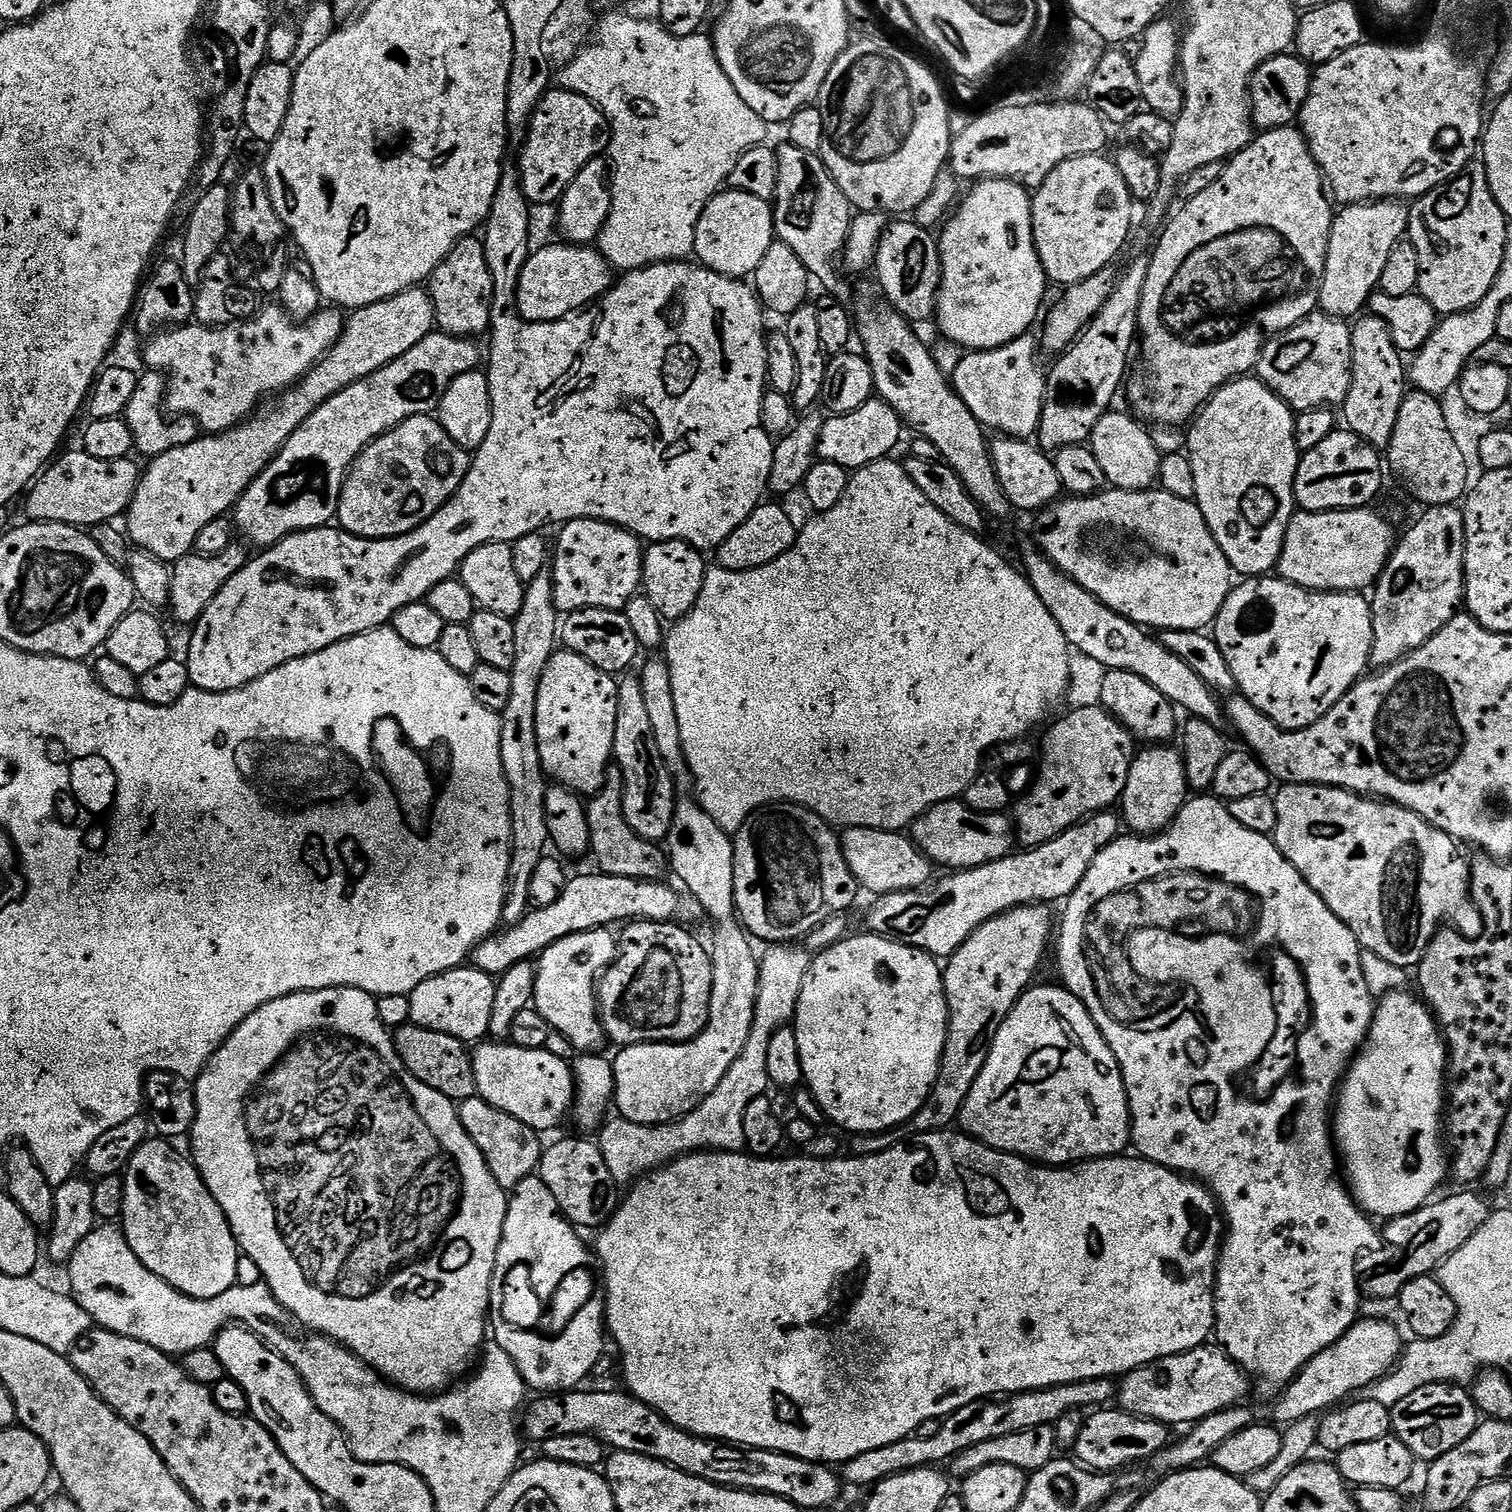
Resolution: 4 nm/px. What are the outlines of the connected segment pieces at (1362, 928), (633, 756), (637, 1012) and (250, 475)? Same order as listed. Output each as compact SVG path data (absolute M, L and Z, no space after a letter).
M1285 784L1279 789L1280 793L1275 793L1274 799L1278 806L1278 826L1274 833L1274 839L1278 850L1306 878L1306 882L1315 892L1320 895L1322 902L1346 922L1346 926L1356 935L1356 940L1361 949L1366 952L1378 954L1378 958L1386 958L1386 962L1394 962L1394 966L1415 969L1426 954L1430 942L1440 931L1445 922L1451 922L1458 926L1458 930L1463 936L1477 937L1481 935L1484 918L1479 909L1476 908L1475 901L1472 900L1472 870L1469 857L1464 857L1460 853L1461 845L1447 836L1442 830L1438 830L1430 822L1426 822L1414 810L1403 808L1401 804L1385 802L1379 798L1361 796L1358 792L1347 792L1344 788L1331 788L1325 784Z
M621 679L618 683L618 722L614 722L612 755L615 767L622 770L624 817L630 830L653 842L667 841L670 822L674 822L678 793L670 770L666 770L666 762L662 762L639 679Z
M639 919L629 923L623 929L624 933L618 936L618 955L612 961L608 971L600 977L598 981L598 991L596 994L596 1003L600 1014L600 1021L604 1027L605 1037L612 1040L616 1046L627 1046L629 1044L643 1044L645 1042L679 1042L682 1040L692 1040L703 1030L708 1021L708 1011L710 1010L710 998L712 997L712 957L709 949L704 948L687 932L684 928L679 928L676 922L657 922L655 920Z
M420 286L408 288L394 298L386 298L382 302L355 309L345 319L344 329L336 345L301 380L297 380L291 388L284 389L275 398L269 399L243 424L238 424L225 432L201 435L186 446L166 450L166 454L153 456L147 461L148 468L146 464L141 471L140 481L132 496L132 505L126 513L126 535L129 541L137 549L154 554L165 562L175 562L189 555L195 549L198 533L207 524L214 522L214 518L231 513L235 509L240 495L254 482L254 478L258 478L262 470L266 470L266 466L282 450L290 434L294 434L294 430L298 430L298 426L302 426L302 422L310 418L315 408L322 406L334 394L346 390L346 386L394 362L394 358L402 358L406 350L418 346L418 342L422 342L422 338L429 336L435 328L436 311L432 305L432 297Z

